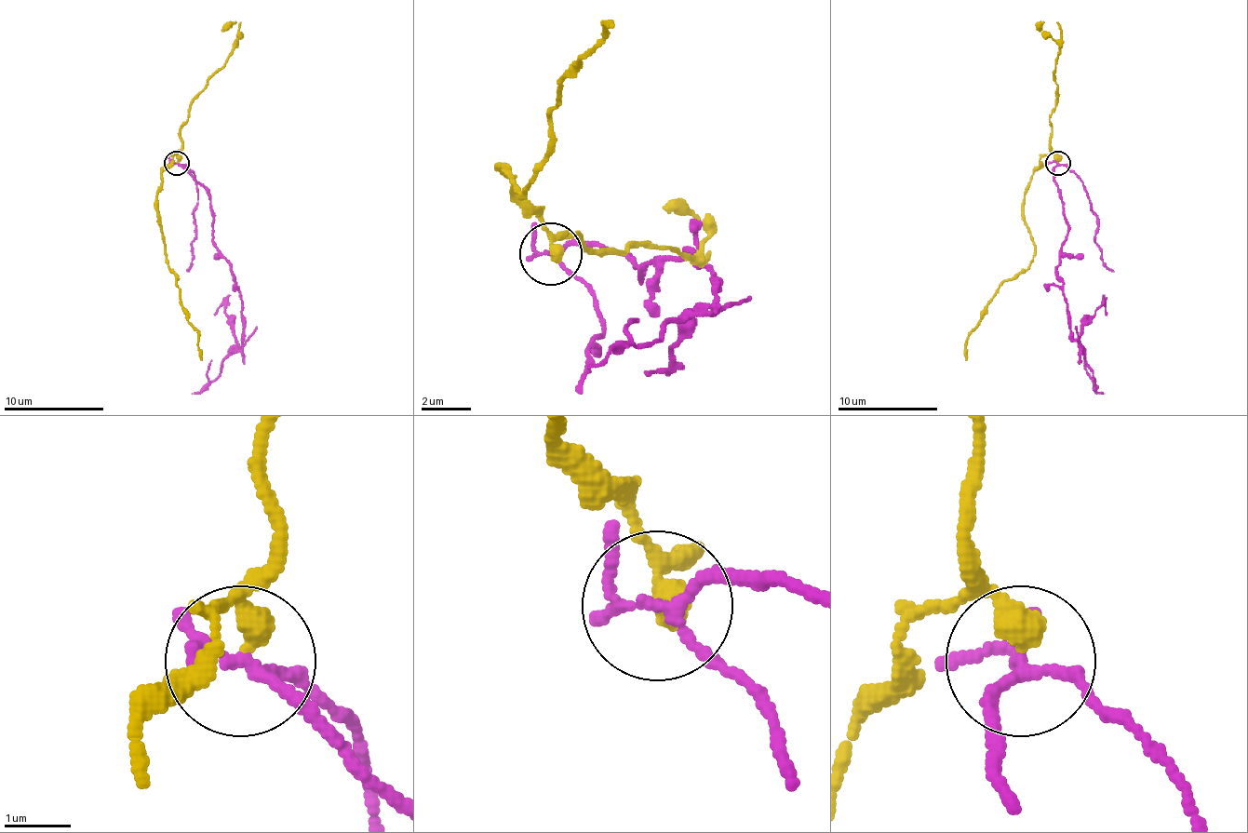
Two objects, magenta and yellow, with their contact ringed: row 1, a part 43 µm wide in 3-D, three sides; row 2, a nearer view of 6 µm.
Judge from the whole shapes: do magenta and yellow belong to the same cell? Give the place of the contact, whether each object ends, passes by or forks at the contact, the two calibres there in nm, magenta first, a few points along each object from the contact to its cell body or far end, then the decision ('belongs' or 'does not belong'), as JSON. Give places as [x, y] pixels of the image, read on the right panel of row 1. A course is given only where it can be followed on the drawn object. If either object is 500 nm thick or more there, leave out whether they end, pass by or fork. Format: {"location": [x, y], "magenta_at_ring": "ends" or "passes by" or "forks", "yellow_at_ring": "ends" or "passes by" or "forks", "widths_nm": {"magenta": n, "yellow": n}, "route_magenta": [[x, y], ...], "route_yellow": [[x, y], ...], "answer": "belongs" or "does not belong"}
{"location": [1058, 163], "magenta_at_ring": "forks", "yellow_at_ring": "ends", "widths_nm": {"magenta": 160, "yellow": 400}, "route_magenta": [[1058, 162], [1053, 182], [1061, 197], [1068, 227], [1056, 269], [1076, 342], [1093, 382], [1088, 376], [1083, 359]], "route_yellow": [[1058, 162], [1051, 153], [1043, 157], [1024, 197], [1033, 261], [999, 287], [966, 339], [966, 359]], "answer": "does not belong"}

